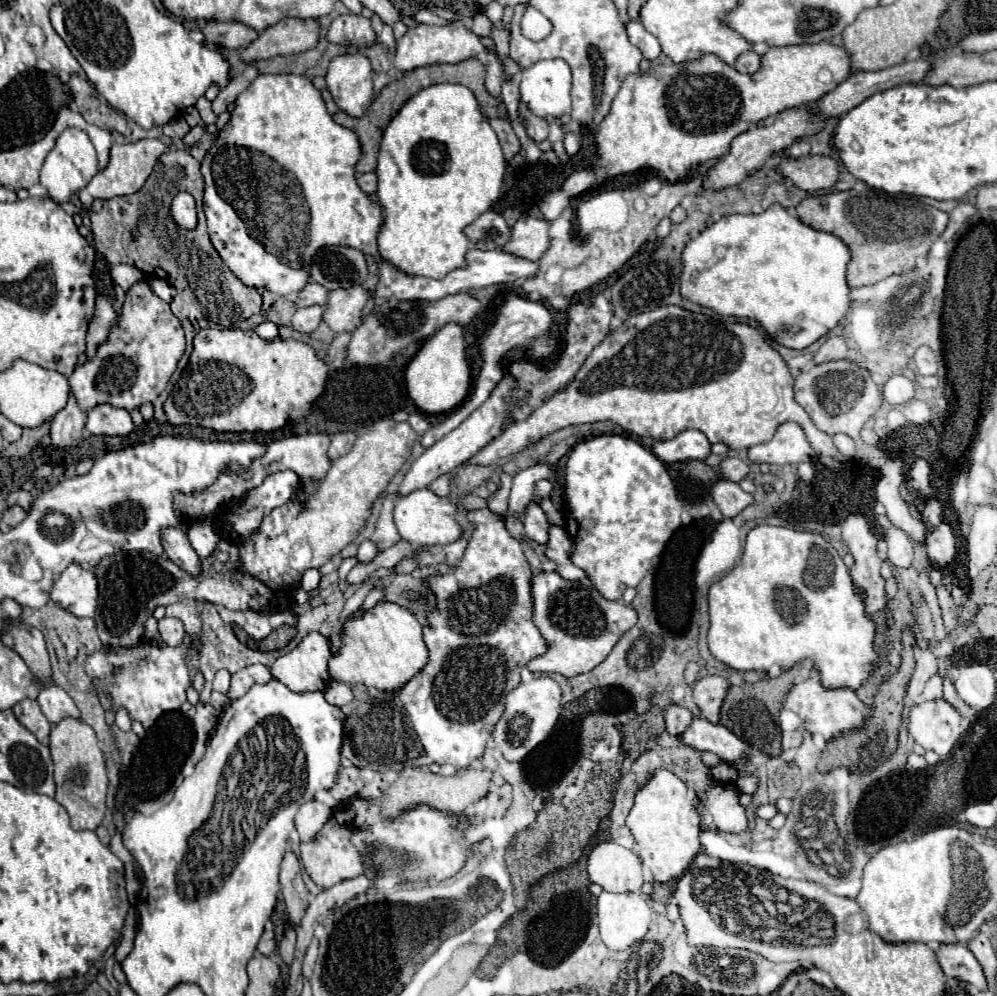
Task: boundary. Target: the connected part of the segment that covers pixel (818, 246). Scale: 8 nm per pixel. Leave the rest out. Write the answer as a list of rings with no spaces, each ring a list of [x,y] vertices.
[[[773,204],[761,214],[733,214],[721,218],[685,246],[681,262],[679,286],[685,300],[711,308],[721,316],[757,320],[771,340],[787,348],[807,348],[835,328],[849,308],[849,286],[845,280],[849,250],[837,236],[805,226],[781,204]]]

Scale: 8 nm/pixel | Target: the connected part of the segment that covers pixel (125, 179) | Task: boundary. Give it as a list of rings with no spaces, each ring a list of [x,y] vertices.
[[[139,140],[135,144],[121,144],[121,142],[115,142],[111,146],[111,154],[109,154],[109,164],[99,170],[93,180],[77,192],[83,208],[91,208],[91,202],[101,198],[101,200],[109,200],[109,198],[115,198],[115,196],[127,196],[127,194],[133,194],[137,192],[145,180],[149,178],[151,170],[153,170],[153,164],[155,160],[163,154],[165,150],[165,144],[161,140]]]

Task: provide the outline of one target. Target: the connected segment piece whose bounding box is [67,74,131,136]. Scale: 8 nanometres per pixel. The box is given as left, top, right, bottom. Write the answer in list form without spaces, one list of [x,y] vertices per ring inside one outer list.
[[[71,74],[67,86],[71,88],[73,100],[85,120],[89,120],[91,124],[97,124],[101,128],[107,128],[107,130],[117,130],[123,136],[131,136],[131,128],[127,124],[125,114],[113,110],[107,102],[101,102],[97,98],[95,86],[89,80],[85,80],[77,74]]]

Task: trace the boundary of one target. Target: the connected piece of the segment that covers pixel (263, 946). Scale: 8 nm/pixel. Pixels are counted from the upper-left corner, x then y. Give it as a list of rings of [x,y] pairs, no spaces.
[[[271,922],[265,926],[265,932],[263,932],[261,940],[259,940],[257,950],[261,954],[265,954],[265,956],[271,956],[275,952],[275,934],[273,934],[273,924]]]

